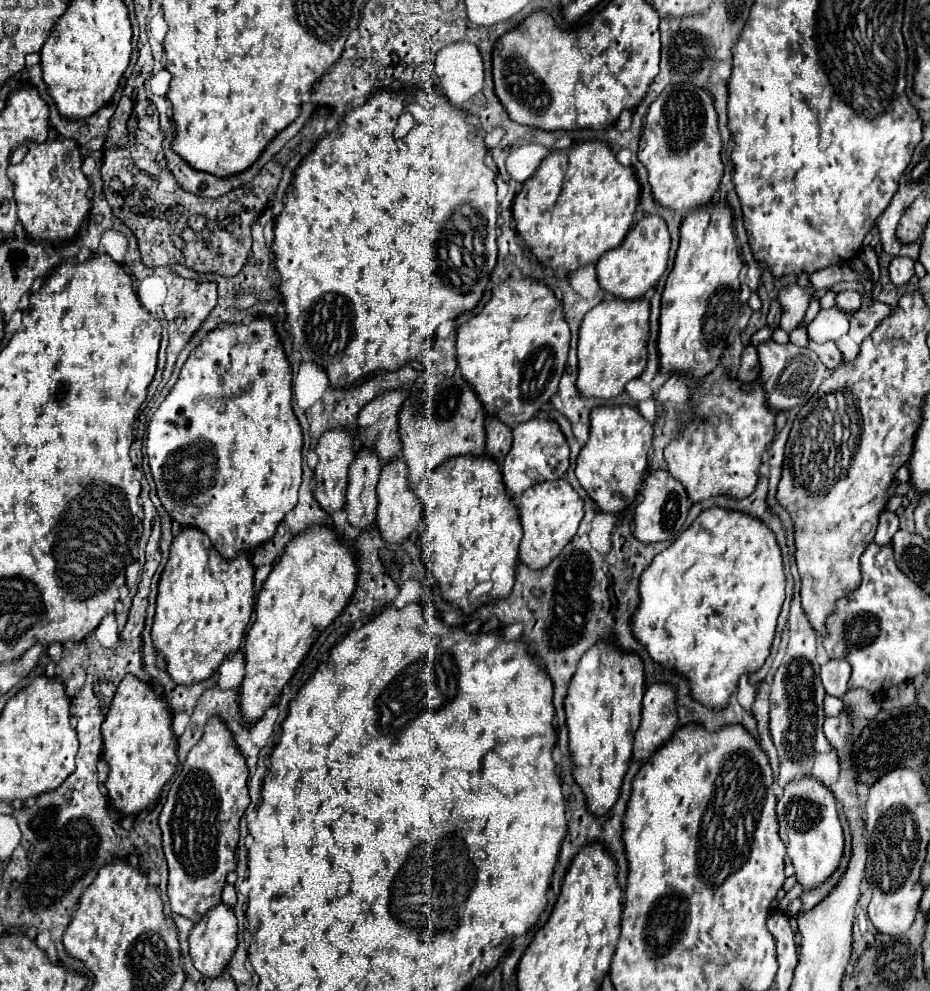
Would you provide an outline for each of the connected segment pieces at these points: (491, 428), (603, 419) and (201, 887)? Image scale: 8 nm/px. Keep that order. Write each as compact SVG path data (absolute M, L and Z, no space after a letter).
M488 416L486 418L486 452L488 456L492 456L494 460L502 462L506 452L512 446L512 428L500 420L496 420L496 416Z
M598 406L590 414L588 442L576 460L576 478L602 512L622 514L636 498L648 466L652 424L634 406Z
M212 716L206 726L202 740L190 750L176 784L172 784L166 804L160 812L158 824L162 830L162 848L168 862L168 898L172 912L198 922L206 910L220 902L222 886L226 884L228 872L236 870L234 848L240 836L240 818L250 804L248 796L248 766L238 744L234 744L234 734L220 716Z

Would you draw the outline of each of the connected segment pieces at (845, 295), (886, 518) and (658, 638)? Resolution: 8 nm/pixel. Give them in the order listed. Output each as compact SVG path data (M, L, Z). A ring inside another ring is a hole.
M844 290L844 292L838 292L838 296L836 296L836 306L850 314L856 312L860 308L860 304L862 304L862 296L856 290Z
M884 510L880 514L880 520L878 520L878 530L876 530L874 542L880 544L880 546L890 544L896 530L898 530L898 516L894 512L890 512L890 510Z
M712 506L700 512L692 526L662 550L642 574L642 604L632 620L634 636L658 664L690 680L692 696L698 702L722 708L740 676L758 670L770 652L776 618L784 602L784 582L782 548L774 532L752 514Z

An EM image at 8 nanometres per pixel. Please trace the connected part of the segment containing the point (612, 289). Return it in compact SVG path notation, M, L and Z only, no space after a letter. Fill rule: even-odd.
M646 214L640 222L636 222L630 228L630 232L626 234L624 242L618 248L602 254L600 260L596 262L600 288L622 300L642 298L664 274L668 264L668 250L670 232L666 222L658 214Z

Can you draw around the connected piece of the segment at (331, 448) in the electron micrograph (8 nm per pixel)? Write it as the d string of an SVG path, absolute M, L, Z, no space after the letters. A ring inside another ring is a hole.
M334 428L324 432L316 444L318 466L314 470L316 488L314 498L324 510L340 510L346 502L348 468L354 460L354 438L346 428Z

